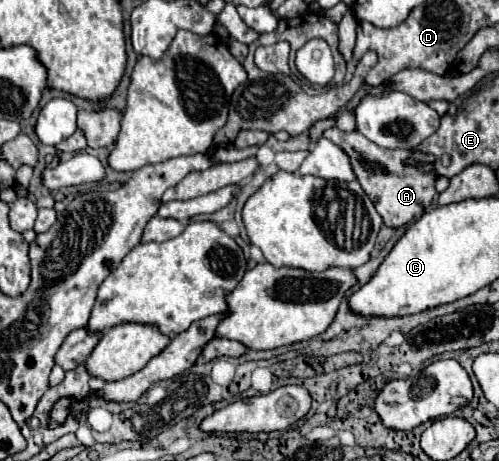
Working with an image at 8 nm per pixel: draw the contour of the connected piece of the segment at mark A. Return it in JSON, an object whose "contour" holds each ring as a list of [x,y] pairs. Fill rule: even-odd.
{"contour":[[[330,127],[324,131],[324,137],[334,141],[336,145],[340,145],[346,155],[352,161],[352,169],[356,173],[358,183],[362,185],[362,189],[366,191],[366,195],[372,199],[376,211],[380,213],[380,217],[384,219],[384,225],[390,229],[402,227],[418,217],[422,217],[422,213],[428,209],[428,205],[432,205],[434,199],[434,181],[436,177],[432,173],[422,173],[416,167],[408,167],[404,165],[404,159],[410,155],[404,149],[384,149],[378,147],[376,143],[368,141],[360,131],[340,131],[338,127]]]}

